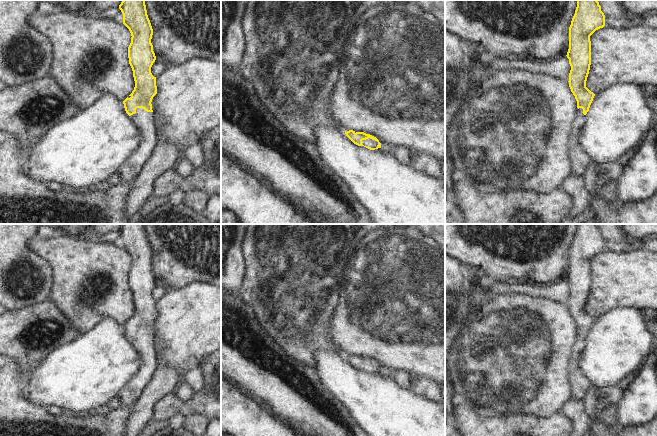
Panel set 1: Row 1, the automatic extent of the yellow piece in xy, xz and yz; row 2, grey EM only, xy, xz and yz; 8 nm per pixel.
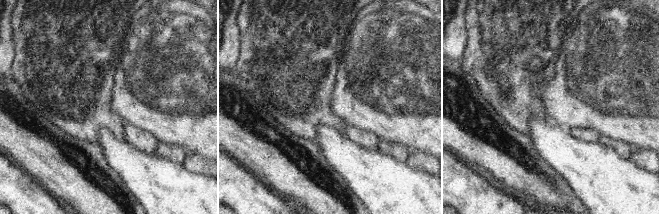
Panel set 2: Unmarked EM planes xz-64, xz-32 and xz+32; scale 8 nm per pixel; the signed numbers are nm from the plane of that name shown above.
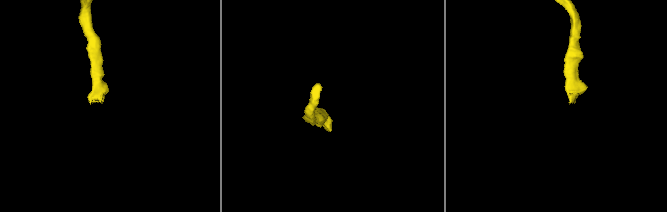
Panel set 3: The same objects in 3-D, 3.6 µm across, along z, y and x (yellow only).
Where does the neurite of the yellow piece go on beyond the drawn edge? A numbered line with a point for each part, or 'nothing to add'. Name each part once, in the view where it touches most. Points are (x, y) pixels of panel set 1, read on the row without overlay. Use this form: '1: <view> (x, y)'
1: xz (369, 366)

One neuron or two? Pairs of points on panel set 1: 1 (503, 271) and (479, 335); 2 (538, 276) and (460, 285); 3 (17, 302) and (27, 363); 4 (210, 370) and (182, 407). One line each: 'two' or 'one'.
1: two
2: two
3: two
4: one

